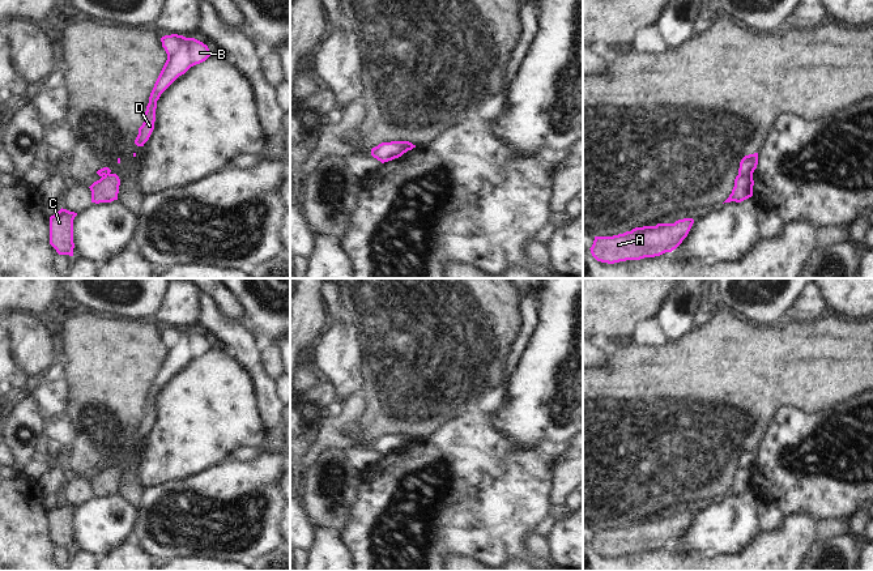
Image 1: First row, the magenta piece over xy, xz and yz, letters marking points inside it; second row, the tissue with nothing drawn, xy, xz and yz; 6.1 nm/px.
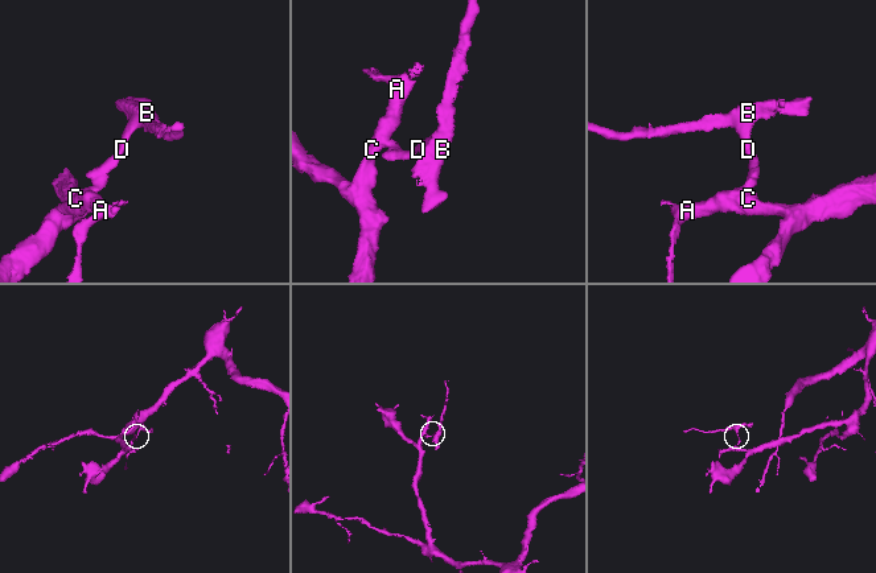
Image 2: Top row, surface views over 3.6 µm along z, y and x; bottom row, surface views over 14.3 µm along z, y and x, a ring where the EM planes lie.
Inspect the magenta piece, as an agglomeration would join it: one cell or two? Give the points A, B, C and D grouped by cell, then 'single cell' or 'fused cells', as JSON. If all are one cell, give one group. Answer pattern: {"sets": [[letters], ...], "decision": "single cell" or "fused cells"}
{"sets": [["A", "C"], ["B", "D"]], "decision": "fused cells"}

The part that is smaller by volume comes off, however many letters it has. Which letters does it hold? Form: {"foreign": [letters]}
{"foreign": ["B", "D"]}

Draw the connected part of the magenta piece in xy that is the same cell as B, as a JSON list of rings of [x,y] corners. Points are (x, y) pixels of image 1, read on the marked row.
[[[171,34],[162,37],[161,42],[167,54],[167,60],[150,93],[144,123],[135,140],[137,146],[144,146],[154,129],[157,101],[161,94],[191,67],[205,61],[210,56],[208,46],[195,38]]]

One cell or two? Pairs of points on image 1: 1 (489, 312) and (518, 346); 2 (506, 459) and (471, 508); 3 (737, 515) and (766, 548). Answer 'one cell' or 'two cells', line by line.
1: two cells
2: one cell
3: two cells

